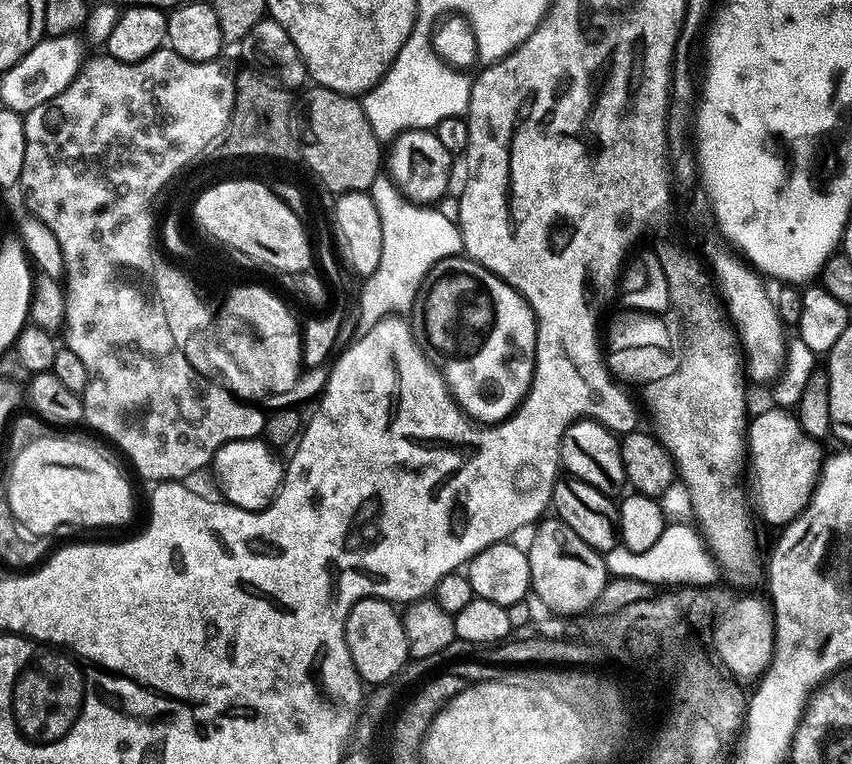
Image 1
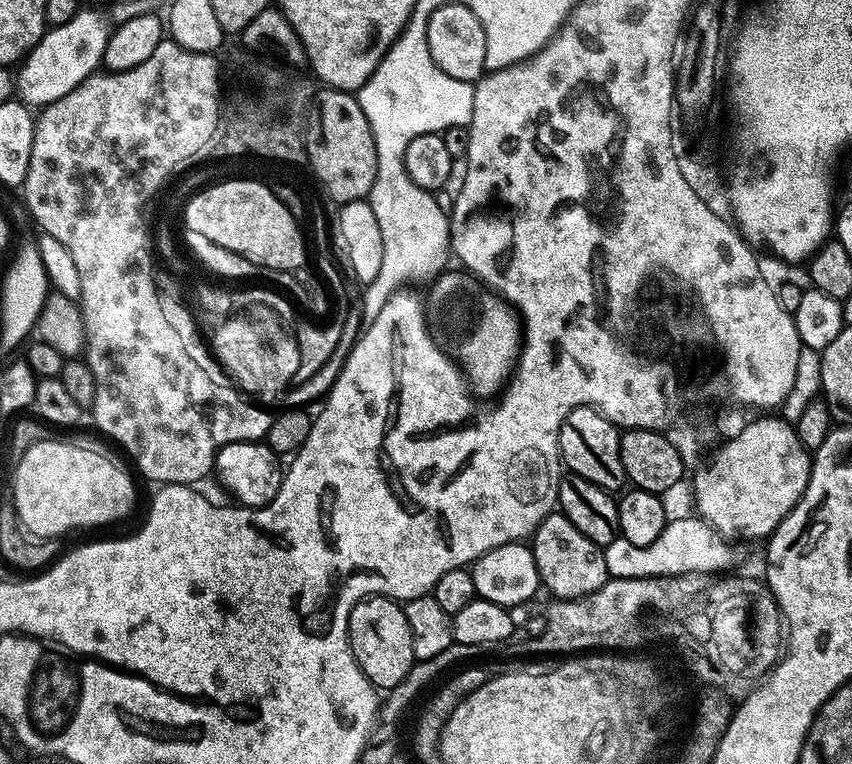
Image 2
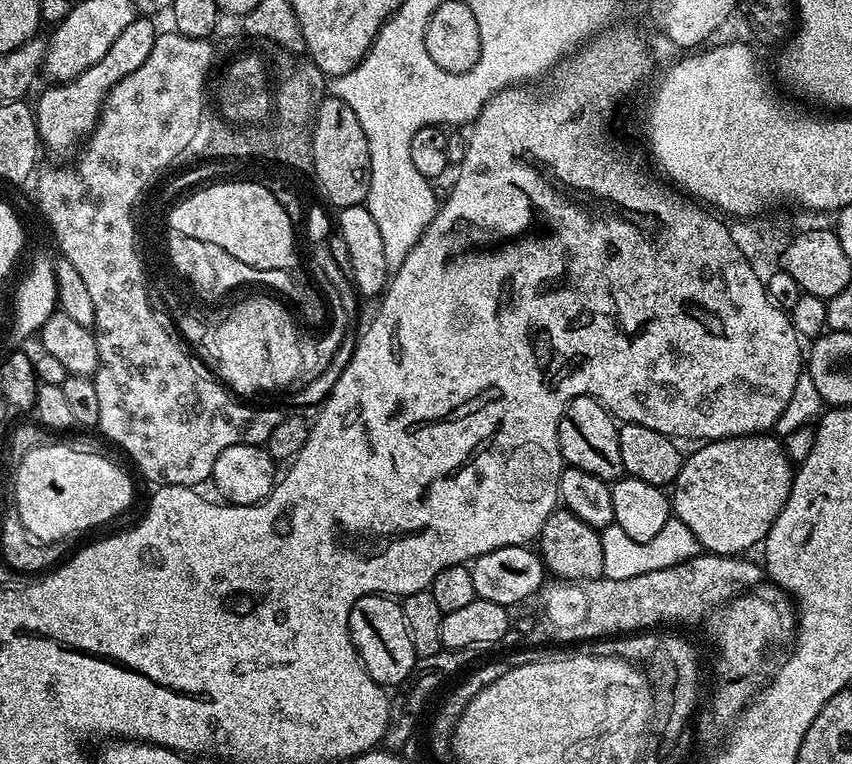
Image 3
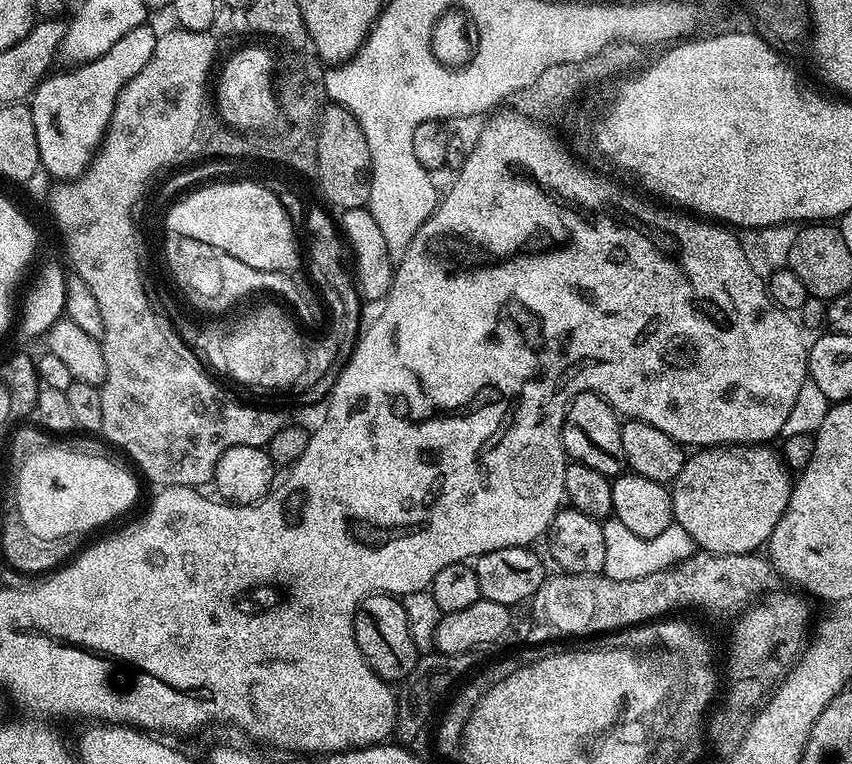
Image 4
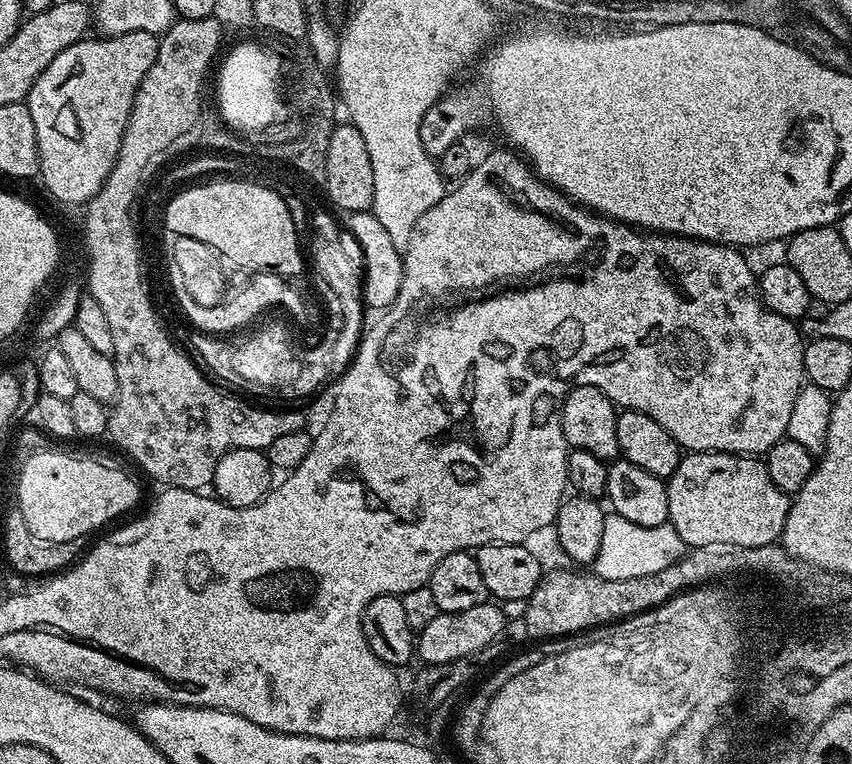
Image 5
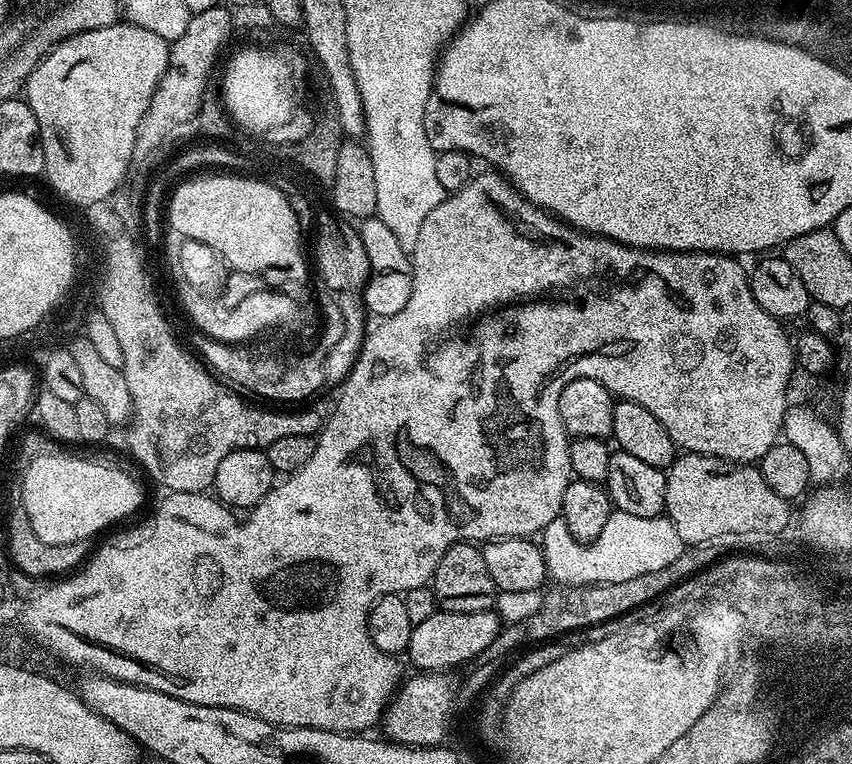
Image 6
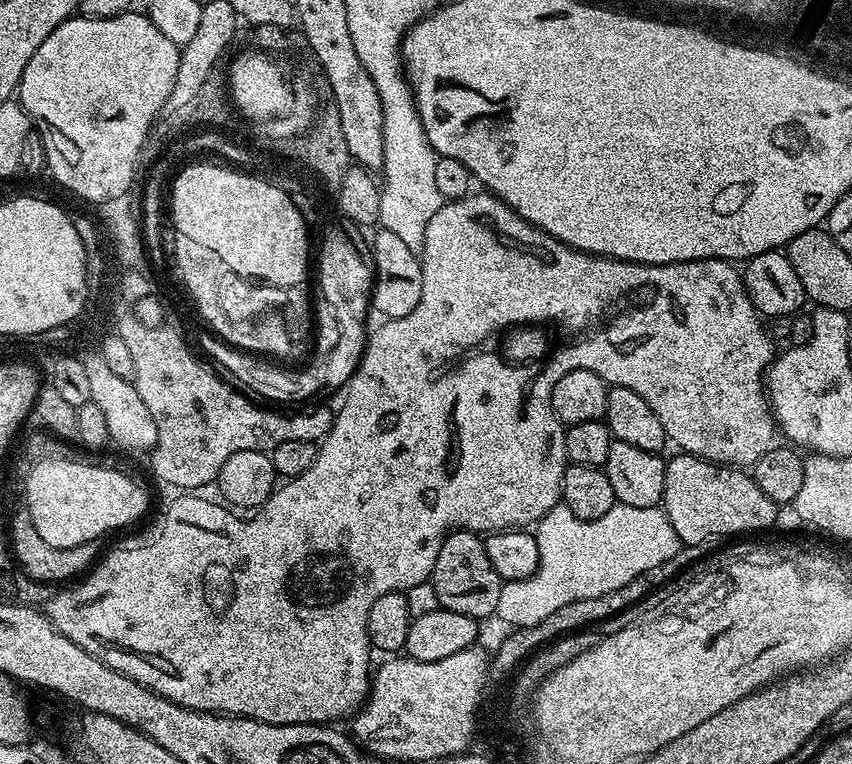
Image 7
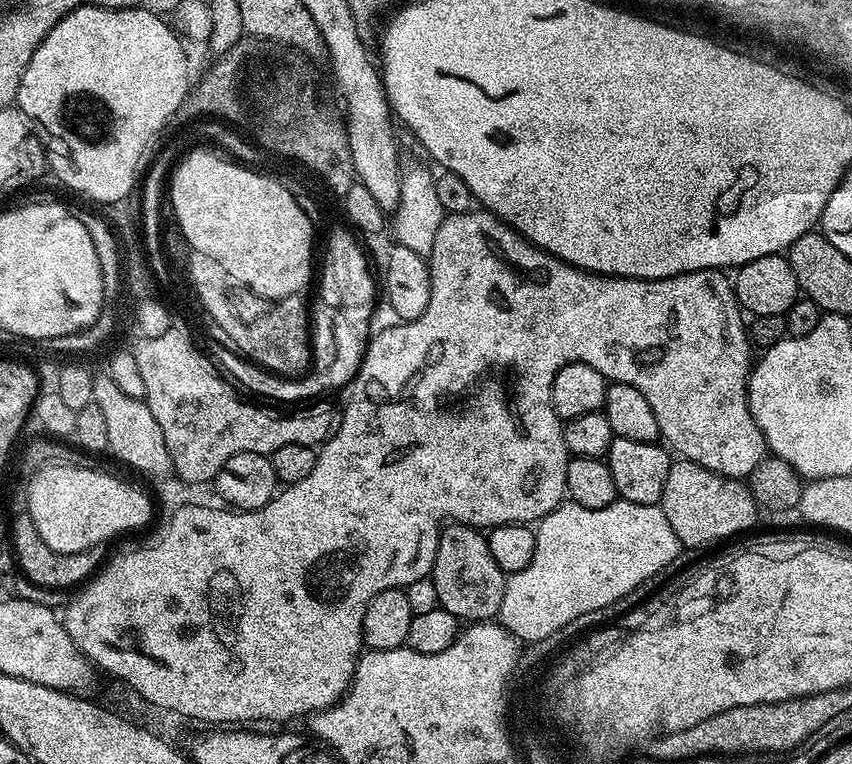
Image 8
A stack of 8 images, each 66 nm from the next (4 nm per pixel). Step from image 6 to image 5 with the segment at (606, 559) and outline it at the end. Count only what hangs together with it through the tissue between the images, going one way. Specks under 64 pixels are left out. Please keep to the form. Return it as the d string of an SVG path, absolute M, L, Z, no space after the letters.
M608 514L604 518L602 546L598 546L594 571L602 578L639 578L641 574L666 570L666 566L679 560L685 551L686 545L682 538L678 538L678 530L674 530L671 523L662 526L636 526L634 522L626 522L626 518Z

